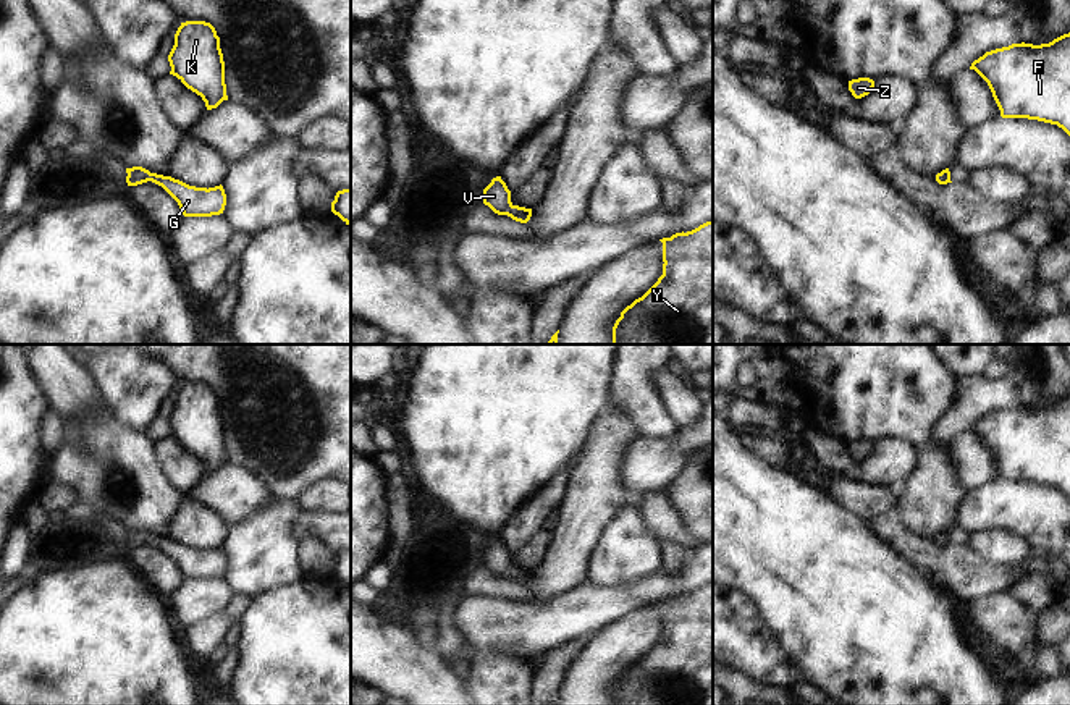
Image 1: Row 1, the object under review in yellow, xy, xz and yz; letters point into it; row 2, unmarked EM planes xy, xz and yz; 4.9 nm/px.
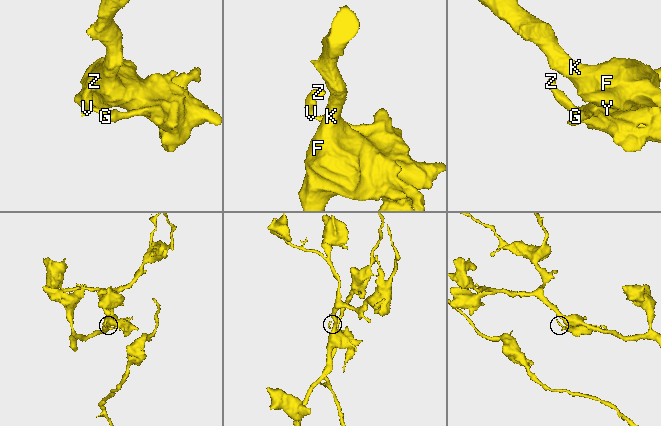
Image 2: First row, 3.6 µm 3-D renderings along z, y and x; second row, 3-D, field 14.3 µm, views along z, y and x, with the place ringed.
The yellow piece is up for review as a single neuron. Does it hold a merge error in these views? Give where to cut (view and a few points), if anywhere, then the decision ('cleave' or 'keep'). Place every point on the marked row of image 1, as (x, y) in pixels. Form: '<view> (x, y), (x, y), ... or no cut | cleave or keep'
no cut | keep

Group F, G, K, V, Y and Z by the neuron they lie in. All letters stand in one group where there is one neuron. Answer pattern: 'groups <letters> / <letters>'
groups F G K V Y Z

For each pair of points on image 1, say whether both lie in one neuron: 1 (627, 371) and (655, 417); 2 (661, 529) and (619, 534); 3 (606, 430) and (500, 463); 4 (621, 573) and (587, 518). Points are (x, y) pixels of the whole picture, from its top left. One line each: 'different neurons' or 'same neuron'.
1: same neuron
2: different neurons
3: different neurons
4: different neurons

